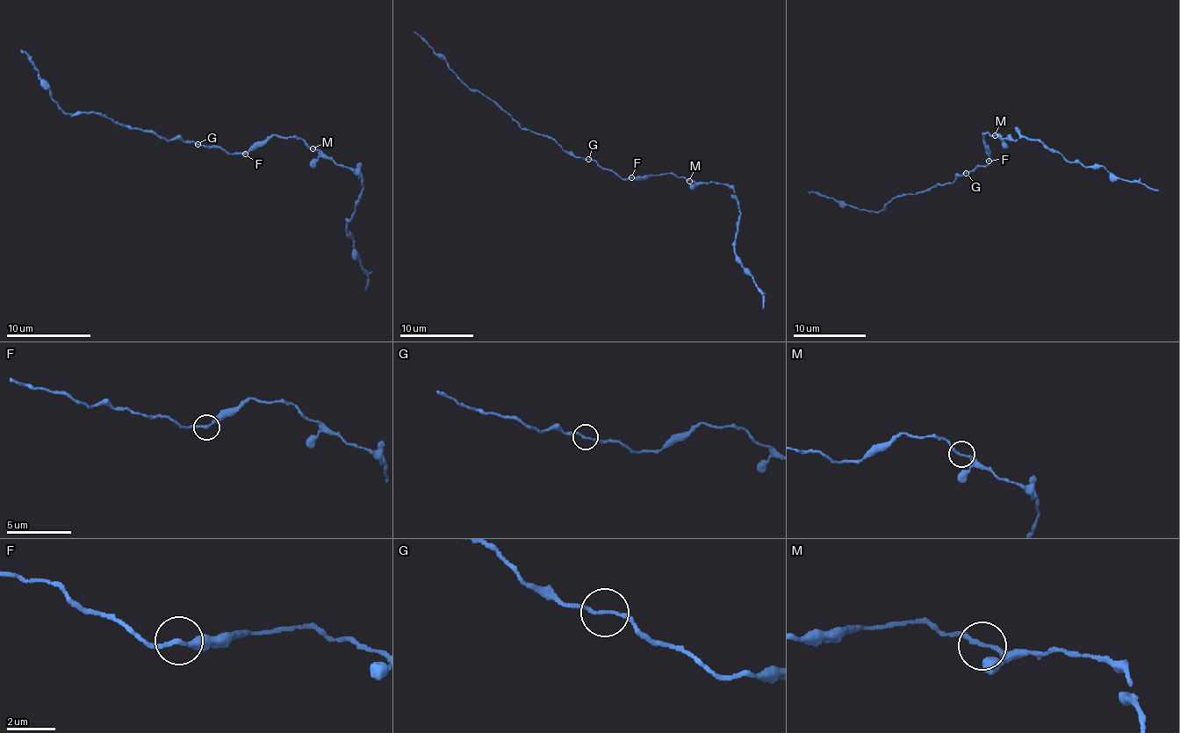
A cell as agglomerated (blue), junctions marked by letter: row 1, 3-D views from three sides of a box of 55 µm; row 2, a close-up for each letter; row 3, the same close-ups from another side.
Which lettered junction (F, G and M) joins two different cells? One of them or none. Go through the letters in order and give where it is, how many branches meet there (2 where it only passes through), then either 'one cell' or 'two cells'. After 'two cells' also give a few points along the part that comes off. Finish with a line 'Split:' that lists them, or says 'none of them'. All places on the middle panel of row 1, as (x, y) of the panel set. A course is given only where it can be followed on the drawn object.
F: at (631, 177); 2 branches meet; one cell
G: at (588, 159); 2 branches meet; one cell
M: at (689, 181); 2 branches meet; one cell
Split: none of them

